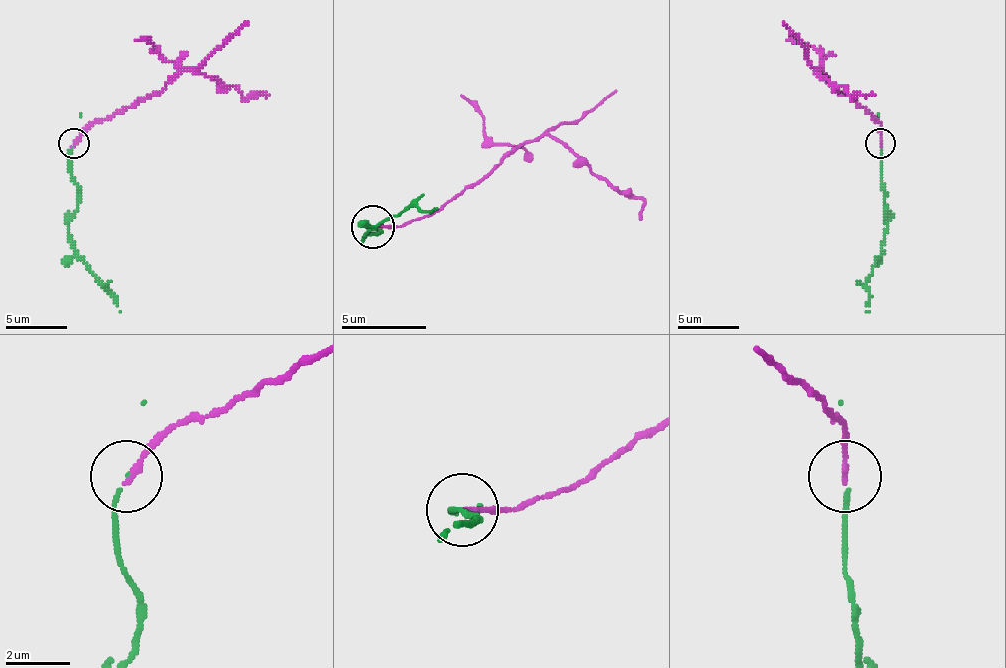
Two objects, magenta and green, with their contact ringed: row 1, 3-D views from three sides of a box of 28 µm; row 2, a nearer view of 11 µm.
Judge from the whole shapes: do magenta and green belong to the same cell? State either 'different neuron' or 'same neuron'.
different neuron

